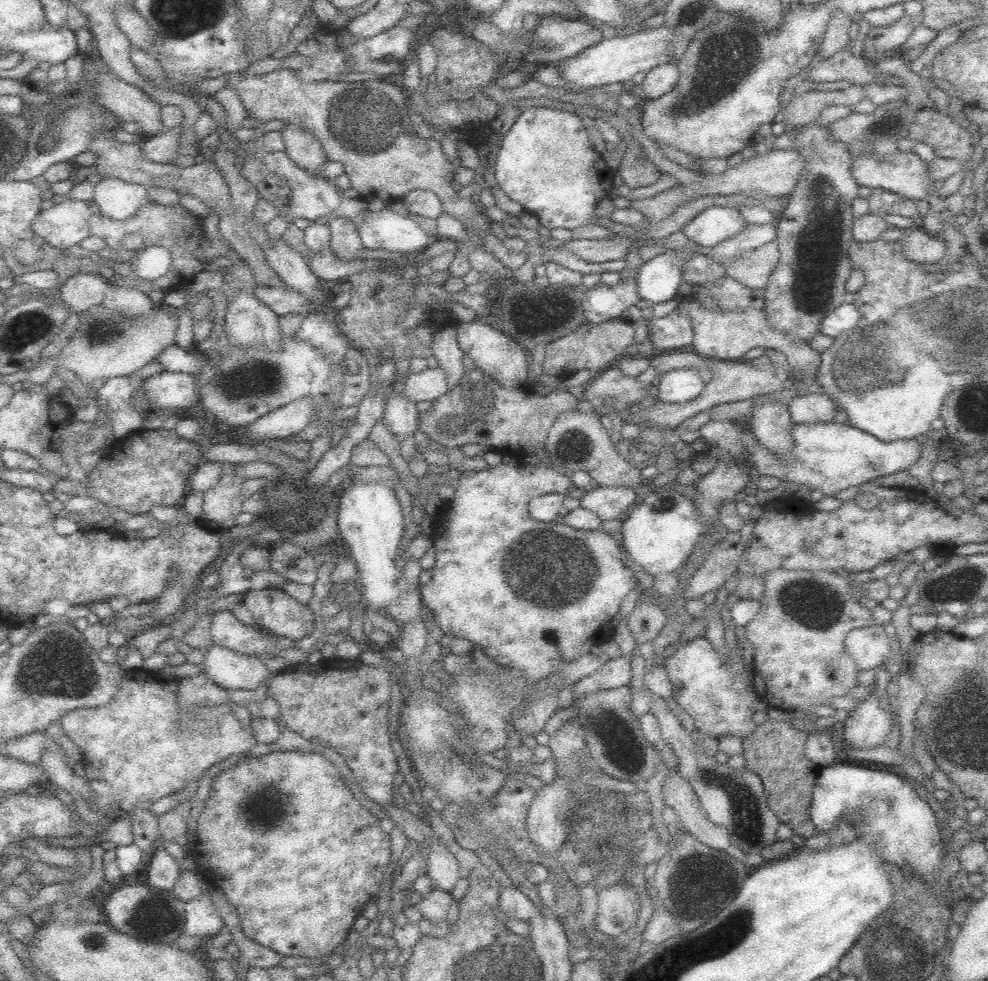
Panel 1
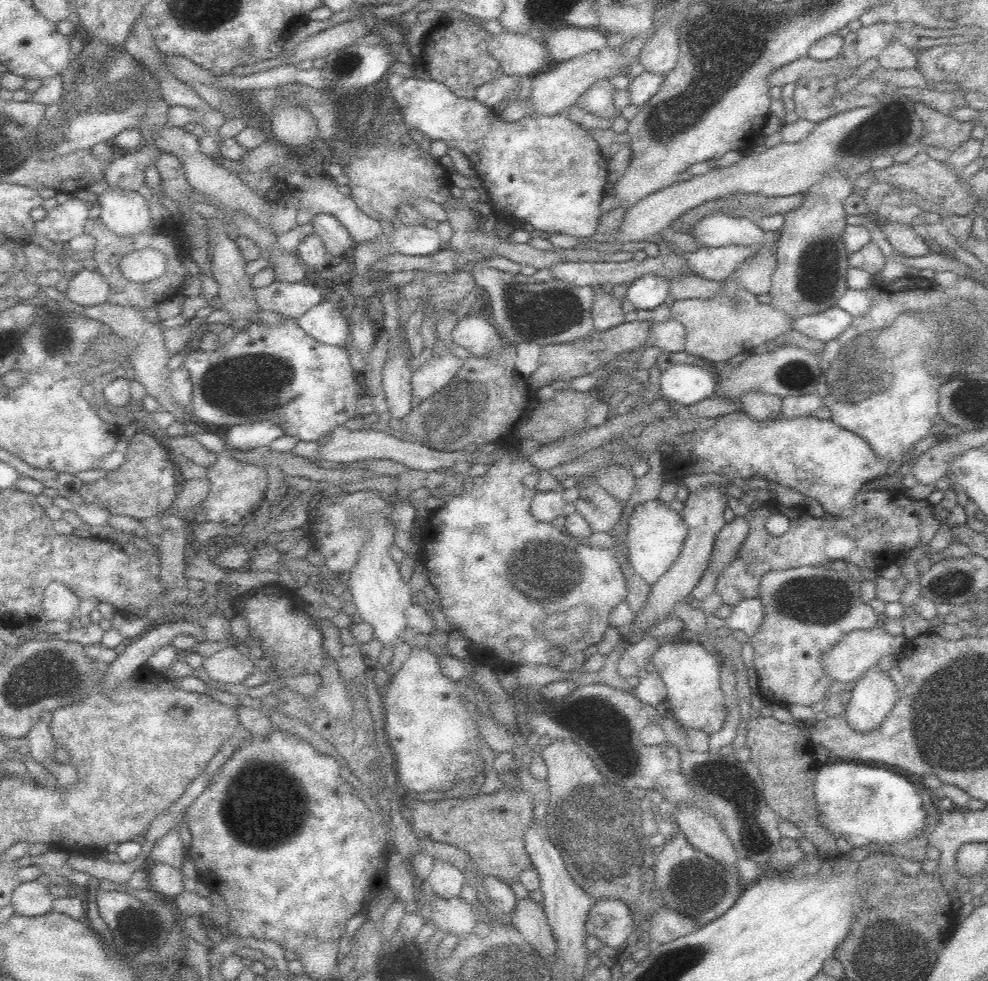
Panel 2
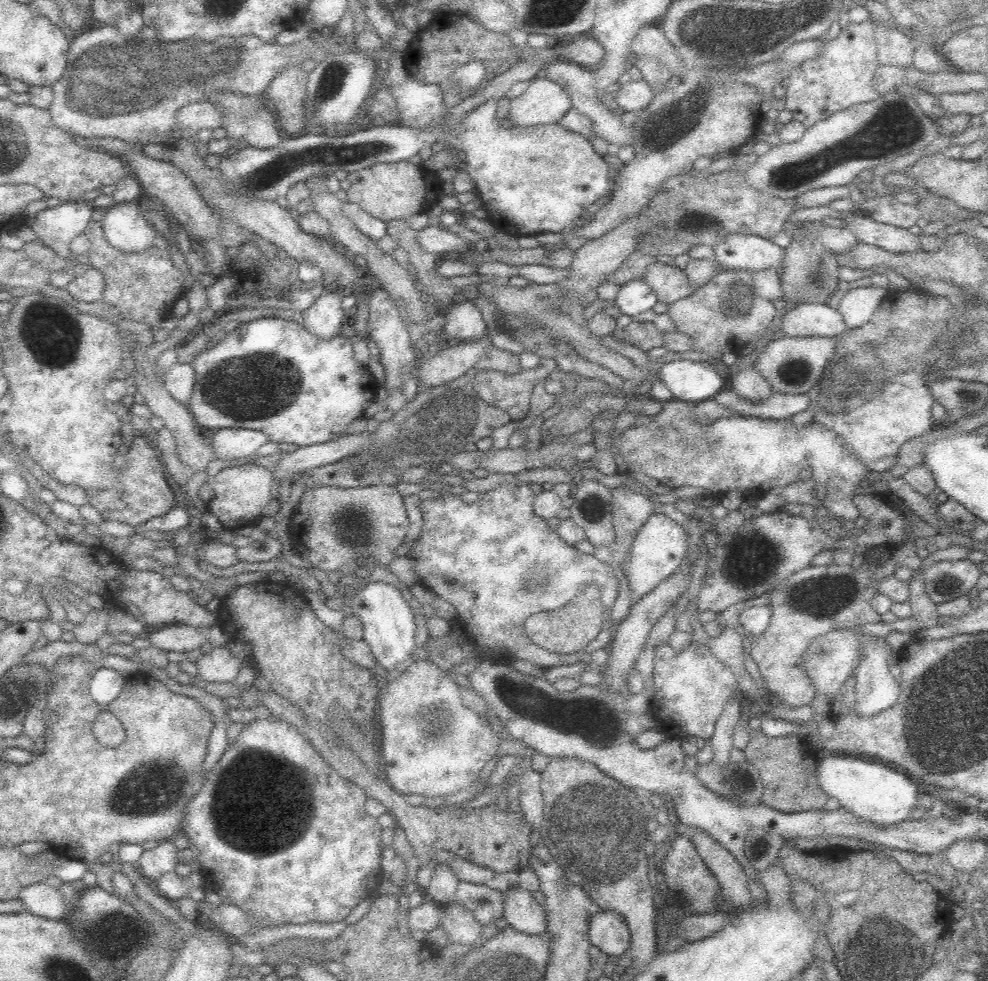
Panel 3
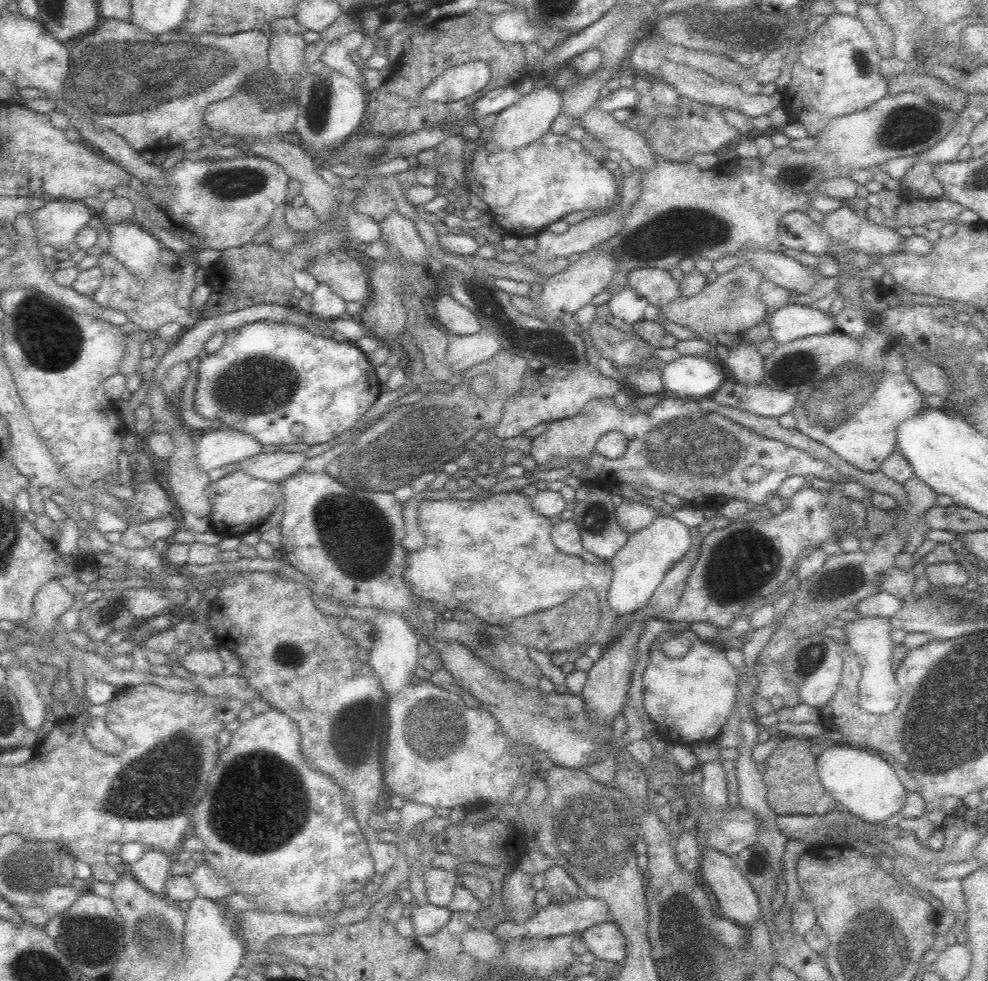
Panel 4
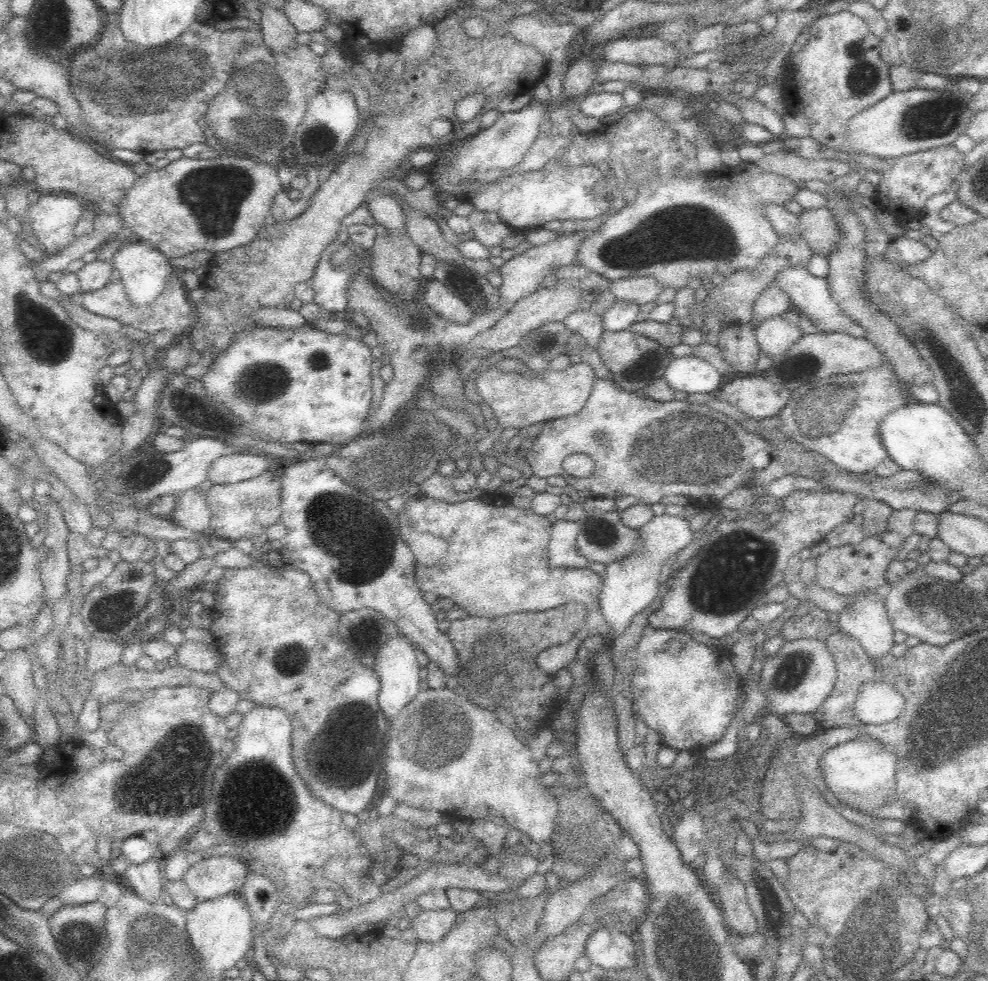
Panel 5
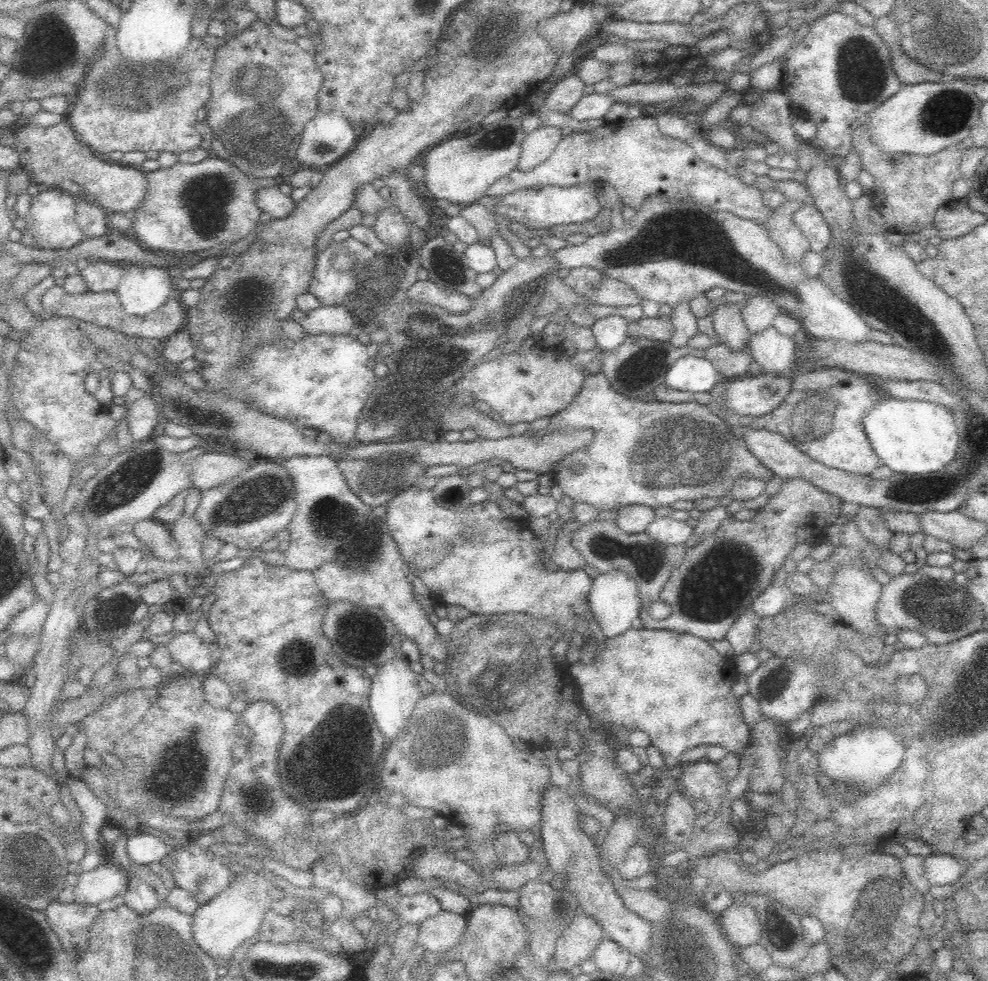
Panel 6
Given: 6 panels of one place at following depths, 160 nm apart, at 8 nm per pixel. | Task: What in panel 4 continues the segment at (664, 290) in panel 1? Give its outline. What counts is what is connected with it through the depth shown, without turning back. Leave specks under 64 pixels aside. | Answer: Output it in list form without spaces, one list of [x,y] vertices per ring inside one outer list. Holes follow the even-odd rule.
[[[628,286],[618,294],[613,294],[607,304],[609,312],[614,318],[619,318],[632,326],[643,318],[644,309],[648,306],[649,301],[634,288]]]

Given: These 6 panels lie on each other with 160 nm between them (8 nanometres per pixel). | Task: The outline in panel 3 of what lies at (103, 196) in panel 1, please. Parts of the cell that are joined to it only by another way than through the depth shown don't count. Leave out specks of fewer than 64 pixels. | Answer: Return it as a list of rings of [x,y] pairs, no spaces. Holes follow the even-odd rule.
[[[138,200],[112,203],[103,211],[101,225],[106,241],[124,253],[139,253],[155,245],[158,234],[144,216]]]

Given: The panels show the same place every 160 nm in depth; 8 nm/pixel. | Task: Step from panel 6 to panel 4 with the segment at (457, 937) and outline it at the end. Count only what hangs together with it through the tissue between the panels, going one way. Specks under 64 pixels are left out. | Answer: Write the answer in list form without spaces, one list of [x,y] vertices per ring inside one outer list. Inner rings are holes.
[[[429,902],[416,905],[407,912],[416,936],[434,934],[446,926],[452,913],[448,907],[437,907]]]

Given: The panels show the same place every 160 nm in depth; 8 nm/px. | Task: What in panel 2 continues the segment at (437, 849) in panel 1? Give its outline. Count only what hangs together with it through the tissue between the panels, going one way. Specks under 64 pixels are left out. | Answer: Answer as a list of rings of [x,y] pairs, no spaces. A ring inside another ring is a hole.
[[[440,859],[434,861],[427,880],[432,886],[435,896],[443,899],[460,897],[460,889],[466,883],[462,871],[453,864]]]

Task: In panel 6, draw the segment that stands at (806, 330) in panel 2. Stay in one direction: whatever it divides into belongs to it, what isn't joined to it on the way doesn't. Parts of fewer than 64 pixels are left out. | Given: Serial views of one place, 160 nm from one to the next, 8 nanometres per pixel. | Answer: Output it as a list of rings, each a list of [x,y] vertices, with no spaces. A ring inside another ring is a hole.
[[[770,325],[762,330],[762,332],[751,335],[749,349],[751,350],[753,360],[761,366],[760,372],[782,375],[788,374],[792,370],[793,363],[796,362],[798,357],[798,343],[798,338],[784,336]]]

